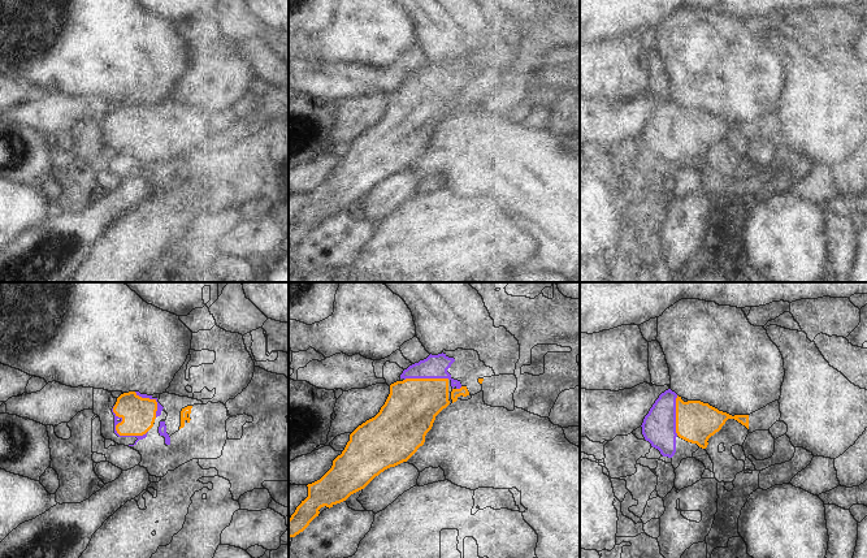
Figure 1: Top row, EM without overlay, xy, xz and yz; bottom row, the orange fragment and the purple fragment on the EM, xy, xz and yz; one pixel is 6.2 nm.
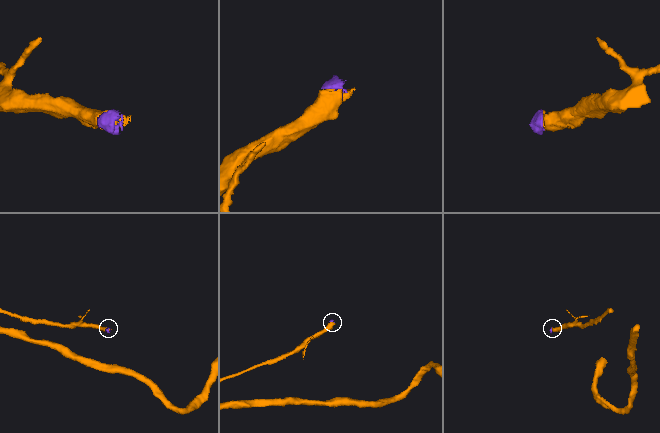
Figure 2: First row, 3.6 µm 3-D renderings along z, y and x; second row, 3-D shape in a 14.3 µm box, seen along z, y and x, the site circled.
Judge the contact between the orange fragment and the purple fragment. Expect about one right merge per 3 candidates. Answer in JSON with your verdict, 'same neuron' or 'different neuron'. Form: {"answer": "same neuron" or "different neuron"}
{"answer": "same neuron"}

